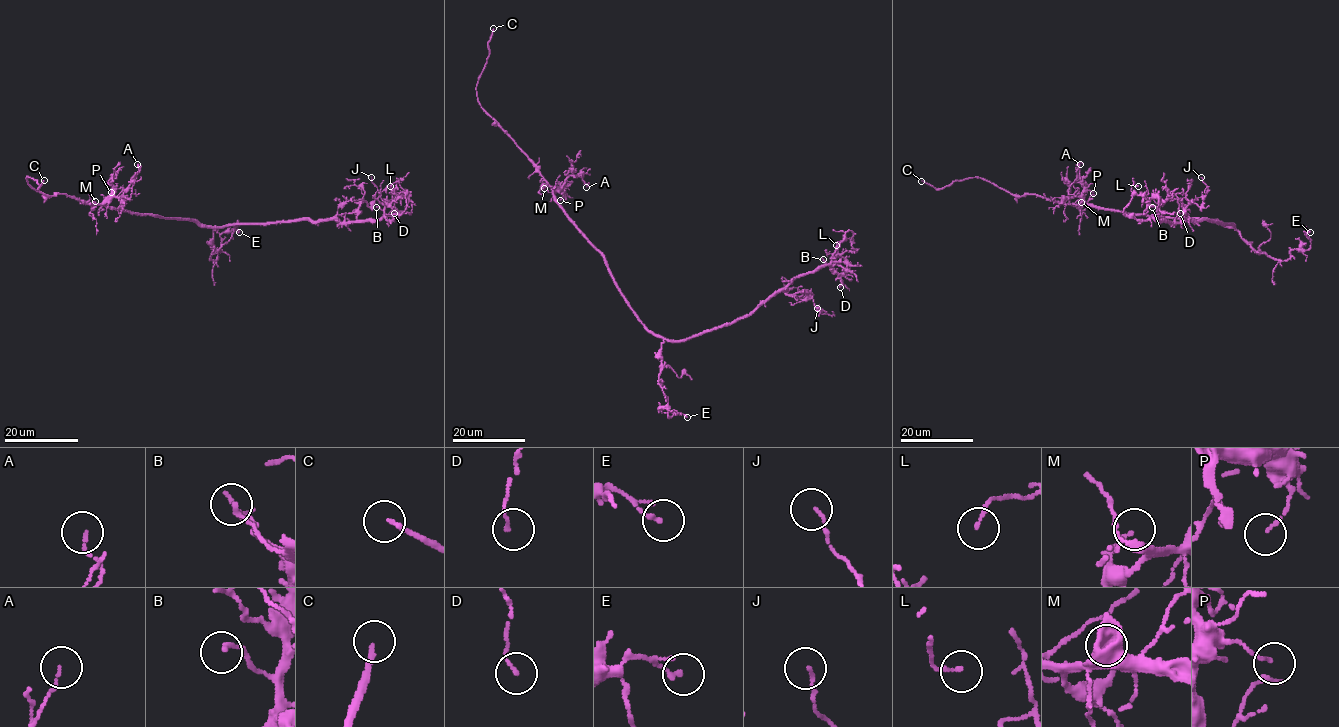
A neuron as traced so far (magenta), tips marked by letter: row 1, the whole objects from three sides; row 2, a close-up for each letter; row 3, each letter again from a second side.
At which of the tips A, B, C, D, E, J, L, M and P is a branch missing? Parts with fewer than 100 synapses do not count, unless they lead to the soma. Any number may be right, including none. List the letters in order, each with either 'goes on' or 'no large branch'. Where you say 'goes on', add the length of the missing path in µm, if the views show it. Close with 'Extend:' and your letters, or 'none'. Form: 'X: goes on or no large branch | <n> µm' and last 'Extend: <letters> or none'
A: no large branch
B: no large branch
C: goes on | 45 µm
D: no large branch
E: no large branch
J: no large branch
L: no large branch
M: no large branch
P: no large branch
Extend: C

